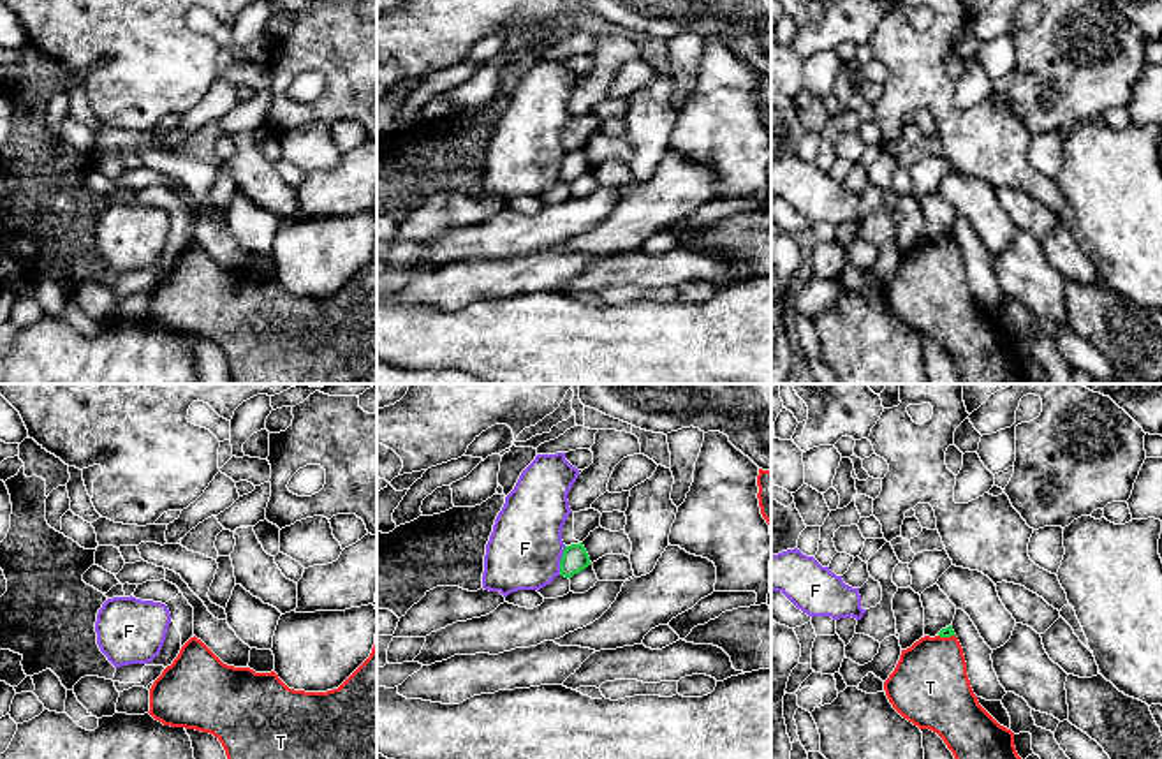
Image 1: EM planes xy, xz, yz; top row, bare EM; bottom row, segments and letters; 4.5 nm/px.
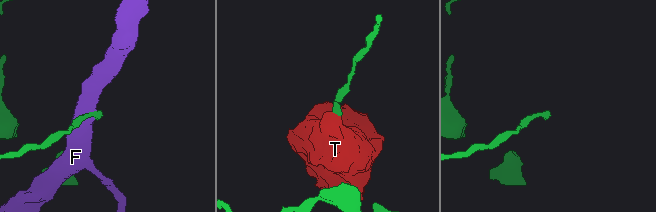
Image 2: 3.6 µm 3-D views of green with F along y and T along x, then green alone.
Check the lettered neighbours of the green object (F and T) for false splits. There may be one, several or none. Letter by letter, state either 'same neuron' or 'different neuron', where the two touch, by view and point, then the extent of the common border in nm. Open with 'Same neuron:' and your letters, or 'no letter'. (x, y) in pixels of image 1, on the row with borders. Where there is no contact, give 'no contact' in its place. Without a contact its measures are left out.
Same neuron: no letter
F: different neuron | xz (560, 560) | 140 nm
T: different neuron | yz (948, 636) | 80 nm

